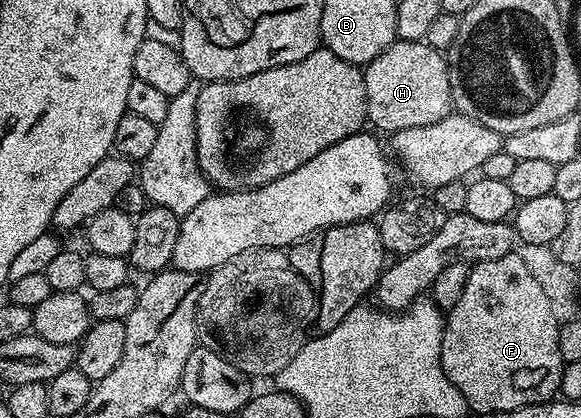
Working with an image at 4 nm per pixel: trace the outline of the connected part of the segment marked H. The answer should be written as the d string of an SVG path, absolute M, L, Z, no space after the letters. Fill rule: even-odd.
M395 39L371 64L365 65L362 81L366 91L366 119L379 128L379 133L393 134L412 126L432 126L432 122L440 122L440 118L451 115L446 57L431 44L420 40Z

